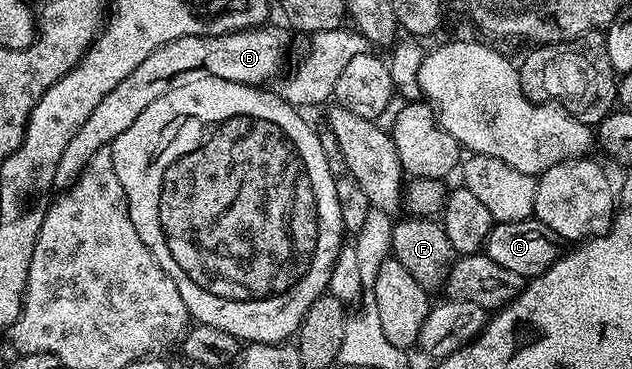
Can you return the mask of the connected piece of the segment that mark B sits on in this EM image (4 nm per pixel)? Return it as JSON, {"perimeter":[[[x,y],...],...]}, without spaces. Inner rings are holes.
{"perimeter":[[[270,27],[226,32],[223,36],[185,36],[152,50],[152,54],[148,54],[148,58],[144,58],[144,62],[140,62],[140,66],[136,66],[136,70],[132,70],[132,74],[128,74],[128,78],[124,78],[120,86],[104,94],[104,99],[96,105],[96,110],[88,114],[88,122],[84,122],[84,126],[76,130],[72,142],[68,142],[64,155],[56,166],[55,189],[71,188],[96,150],[110,148],[114,140],[120,138],[120,134],[124,134],[124,130],[128,130],[128,126],[132,126],[132,122],[136,122],[136,118],[140,118],[140,114],[144,114],[144,110],[148,110],[152,102],[156,102],[156,98],[163,96],[183,78],[191,74],[205,74],[237,84],[255,86],[272,79],[286,60],[286,47],[290,44],[291,33],[285,27]]]}

